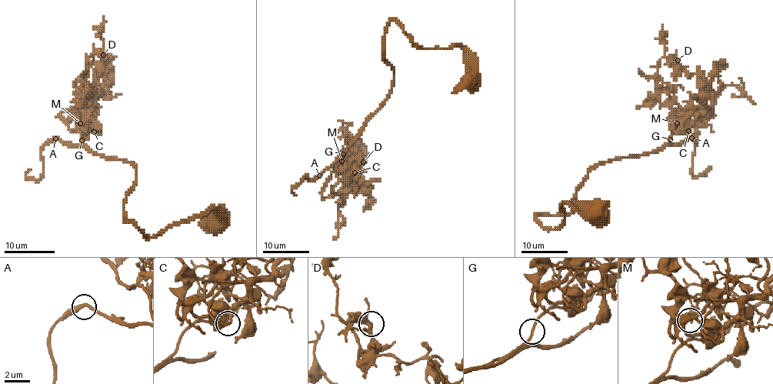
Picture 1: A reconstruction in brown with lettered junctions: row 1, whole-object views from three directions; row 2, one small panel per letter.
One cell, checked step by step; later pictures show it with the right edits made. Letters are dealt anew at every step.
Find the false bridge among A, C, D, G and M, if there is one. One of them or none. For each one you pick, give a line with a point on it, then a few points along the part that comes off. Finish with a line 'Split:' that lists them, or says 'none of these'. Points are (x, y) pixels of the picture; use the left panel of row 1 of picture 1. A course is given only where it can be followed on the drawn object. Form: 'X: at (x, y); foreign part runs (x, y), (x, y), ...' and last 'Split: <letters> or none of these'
M: at (80, 123); foreign part runs (80, 122), (75, 108), (76, 115), (70, 120), (80, 100), (76, 82), (76, 98), (71, 102)
Split: M

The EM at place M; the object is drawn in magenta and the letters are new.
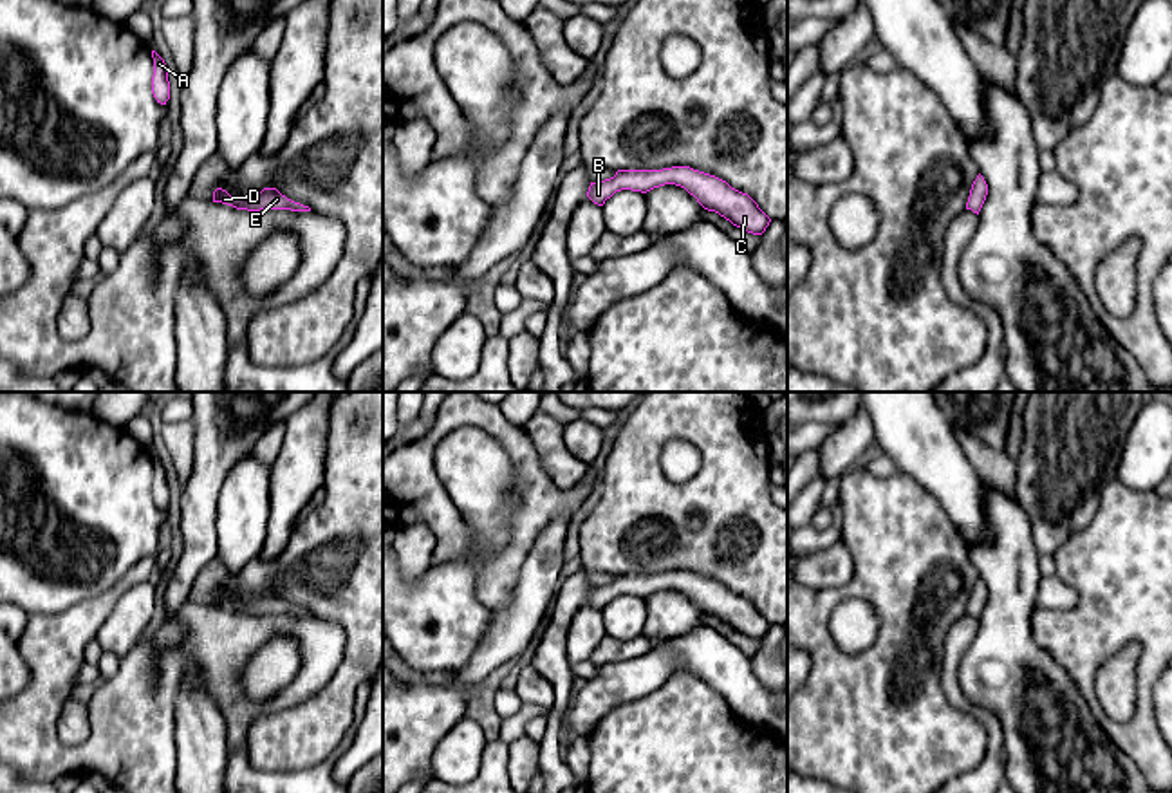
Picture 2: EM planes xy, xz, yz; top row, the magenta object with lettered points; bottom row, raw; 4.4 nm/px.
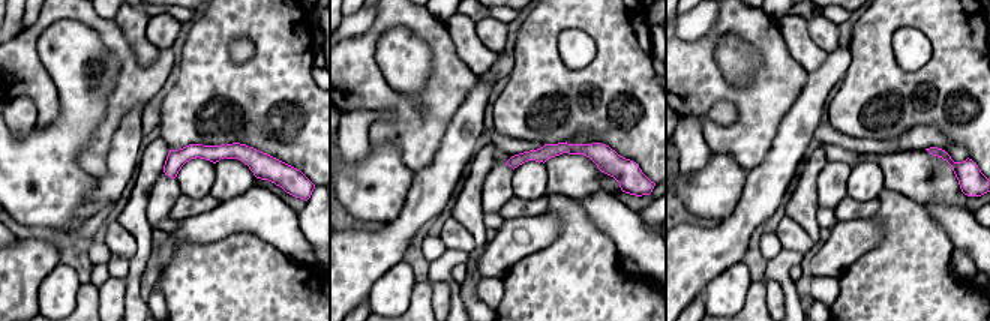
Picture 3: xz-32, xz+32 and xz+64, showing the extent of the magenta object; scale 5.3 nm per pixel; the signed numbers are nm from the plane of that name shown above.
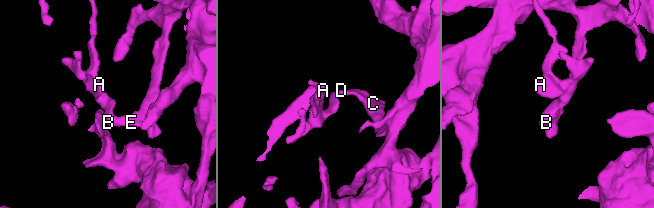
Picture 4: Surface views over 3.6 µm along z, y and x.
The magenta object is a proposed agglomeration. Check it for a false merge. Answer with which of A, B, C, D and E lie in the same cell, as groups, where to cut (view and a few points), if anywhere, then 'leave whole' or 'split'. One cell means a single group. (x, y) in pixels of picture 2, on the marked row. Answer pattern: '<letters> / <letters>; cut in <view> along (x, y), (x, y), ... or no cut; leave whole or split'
A B D / C E; cut in xz along (665, 168), (663, 179), (667, 183); split

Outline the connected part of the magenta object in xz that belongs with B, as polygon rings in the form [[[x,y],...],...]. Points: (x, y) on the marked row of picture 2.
[[[618,170],[614,177],[591,182],[587,197],[603,206],[616,191],[632,190],[646,193],[654,188],[665,186],[663,170]]]

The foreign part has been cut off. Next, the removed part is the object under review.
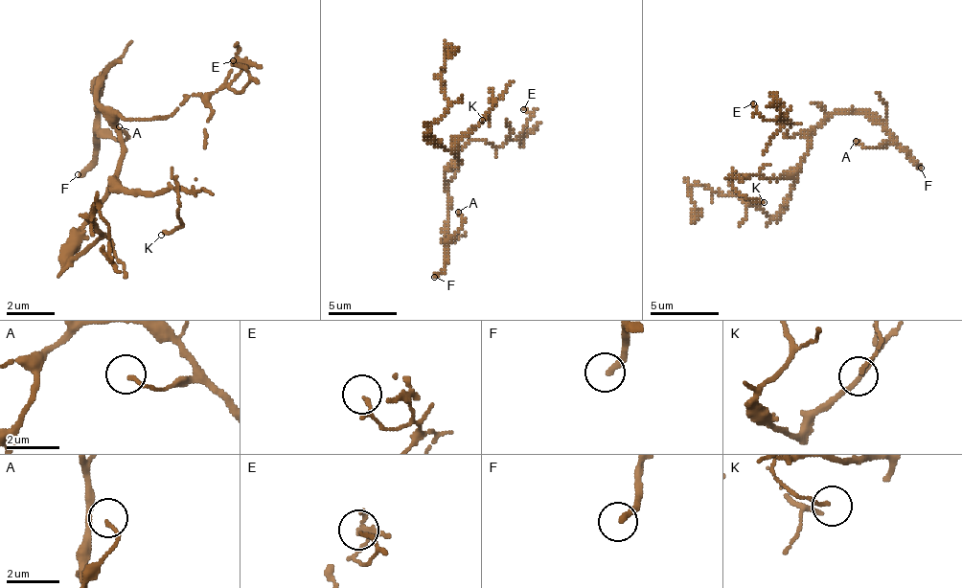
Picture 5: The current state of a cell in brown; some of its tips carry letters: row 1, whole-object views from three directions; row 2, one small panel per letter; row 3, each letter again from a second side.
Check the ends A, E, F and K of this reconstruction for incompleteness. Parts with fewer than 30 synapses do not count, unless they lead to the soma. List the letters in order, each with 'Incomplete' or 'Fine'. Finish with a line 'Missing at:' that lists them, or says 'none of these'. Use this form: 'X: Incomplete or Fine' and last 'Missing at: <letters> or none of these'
A: Fine
E: Fine
F: Incomplete
K: Fine
Missing at: F

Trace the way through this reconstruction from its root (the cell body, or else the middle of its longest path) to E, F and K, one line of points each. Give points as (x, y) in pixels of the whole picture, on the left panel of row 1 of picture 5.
E: (107, 192), (119, 163), (119, 115), (167, 121), (191, 97), (239, 91), (251, 79), (233, 60)
F: (107, 192), (107, 180), (119, 163), (119, 126), (95, 102), (95, 84), (102, 79), (102, 150), (78, 174)
K: (107, 192), (161, 192), (167, 187), (179, 187), (179, 228), (167, 228), (161, 235)

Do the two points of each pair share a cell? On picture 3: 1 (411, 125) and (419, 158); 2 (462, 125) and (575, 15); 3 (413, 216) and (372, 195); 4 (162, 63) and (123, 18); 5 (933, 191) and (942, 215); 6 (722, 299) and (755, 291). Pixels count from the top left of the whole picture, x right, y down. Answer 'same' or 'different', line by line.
1: same
2: different
3: different
4: different
5: different
6: different

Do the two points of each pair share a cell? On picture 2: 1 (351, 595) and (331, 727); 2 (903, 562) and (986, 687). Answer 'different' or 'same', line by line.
1: same
2: different

